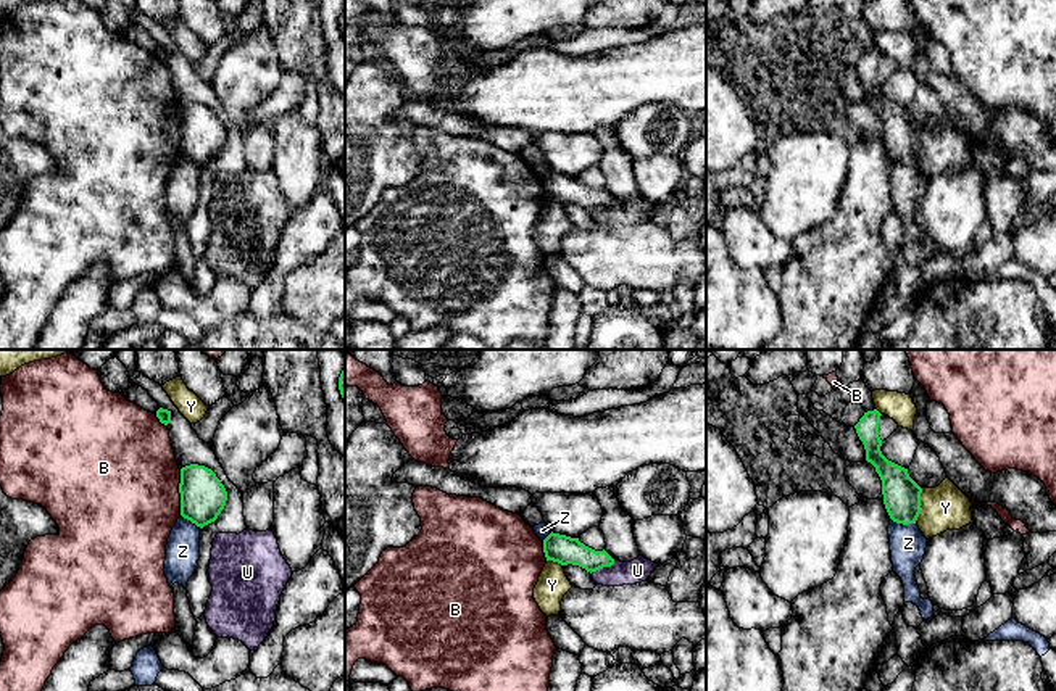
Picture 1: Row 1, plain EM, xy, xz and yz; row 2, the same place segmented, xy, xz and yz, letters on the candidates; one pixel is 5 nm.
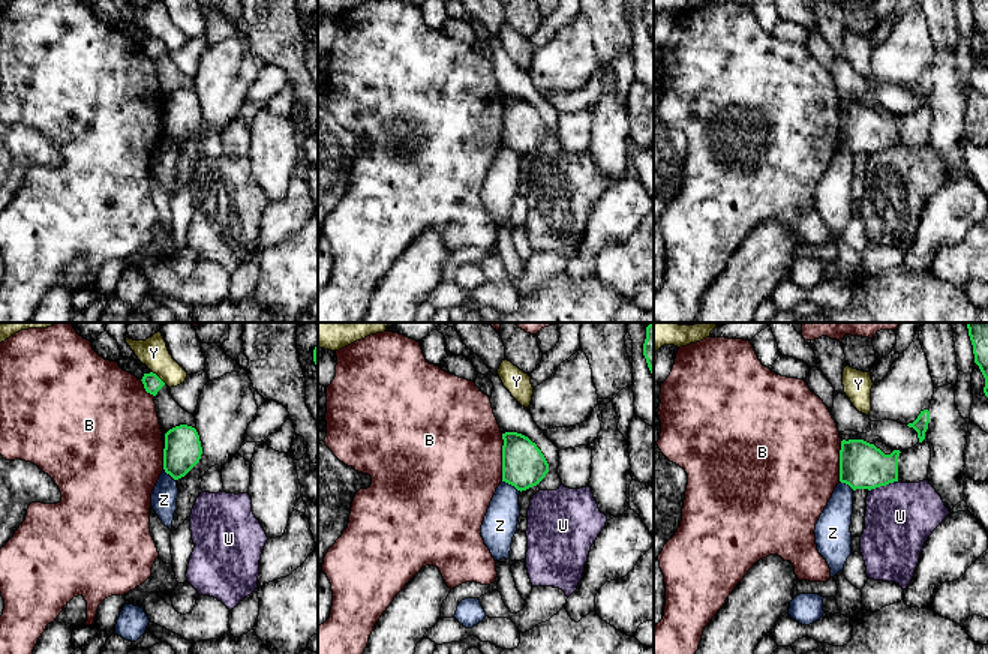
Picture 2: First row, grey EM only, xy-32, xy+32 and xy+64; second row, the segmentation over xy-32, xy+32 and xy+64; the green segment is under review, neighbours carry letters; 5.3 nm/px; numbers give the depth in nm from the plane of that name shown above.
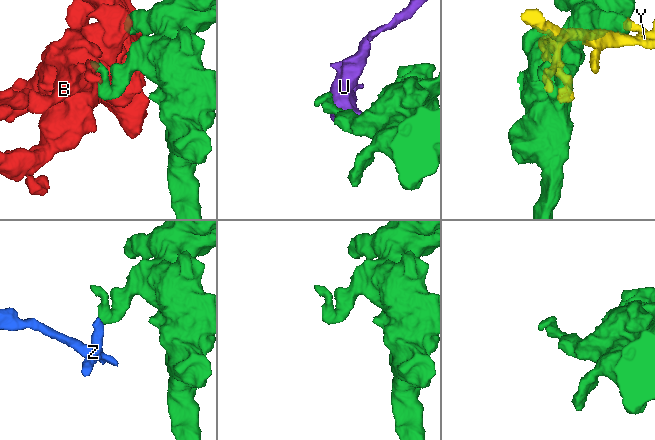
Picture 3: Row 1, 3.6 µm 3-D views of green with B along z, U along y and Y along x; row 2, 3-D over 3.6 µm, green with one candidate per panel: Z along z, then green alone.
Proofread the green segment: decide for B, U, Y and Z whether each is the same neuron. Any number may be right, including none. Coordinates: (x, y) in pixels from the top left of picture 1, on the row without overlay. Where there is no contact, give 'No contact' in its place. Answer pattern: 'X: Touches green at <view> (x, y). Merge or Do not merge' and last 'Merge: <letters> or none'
B: Touches green at xy (179, 131). Do not merge
U: Touches green at xz (603, 205). Do not merge
Y: Touches green at yz (919, 145). Do not merge
Z: Touches green at yz (903, 163). Do not merge
Merge: none

